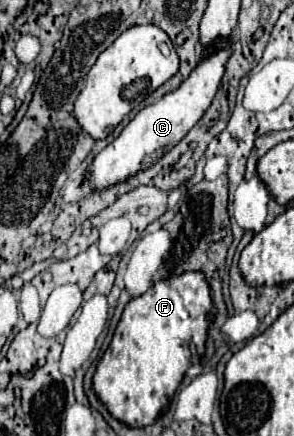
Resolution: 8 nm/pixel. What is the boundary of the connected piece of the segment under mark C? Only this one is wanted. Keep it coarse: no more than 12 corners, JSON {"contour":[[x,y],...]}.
{"contour":[[229,41],[179,89],[139,111],[93,159],[105,191],[153,167],[201,119],[231,55]]}

